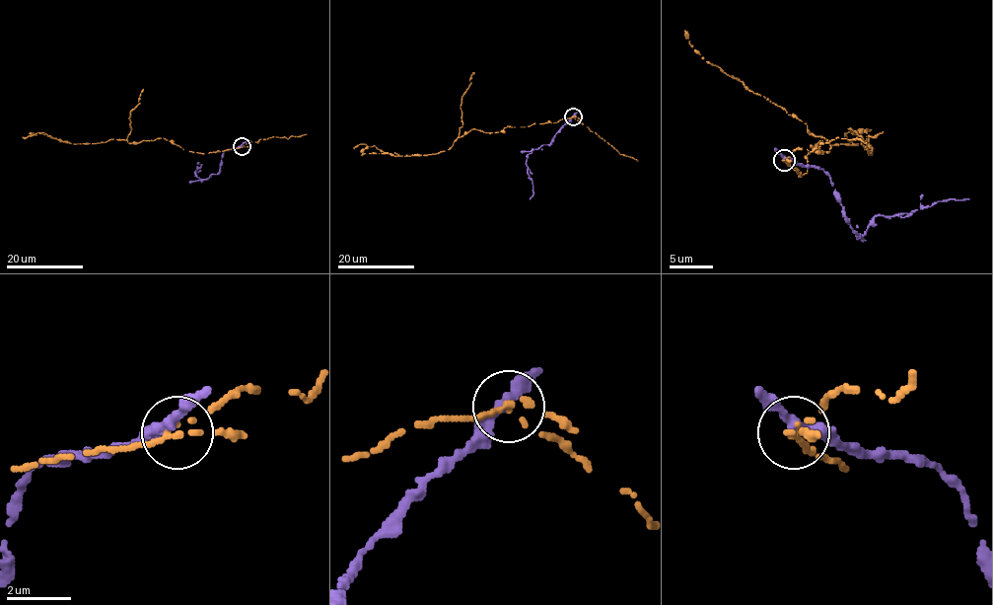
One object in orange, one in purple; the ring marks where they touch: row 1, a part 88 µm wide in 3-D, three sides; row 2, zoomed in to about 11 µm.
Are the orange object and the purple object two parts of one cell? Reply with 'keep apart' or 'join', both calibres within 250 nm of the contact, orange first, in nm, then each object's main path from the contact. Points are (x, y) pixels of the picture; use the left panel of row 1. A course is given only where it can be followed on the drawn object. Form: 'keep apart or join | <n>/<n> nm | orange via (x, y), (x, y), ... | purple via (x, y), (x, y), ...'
keep apart | 260/300 nm | orange via (242, 147), (201, 154), (183, 150), (164, 138), (138, 143), (116, 139), (69, 143), (43, 132), (23, 137) | purple via (241, 146), (226, 150), (220, 170), (207, 179), (199, 180), (194, 172), (201, 165), (198, 164)

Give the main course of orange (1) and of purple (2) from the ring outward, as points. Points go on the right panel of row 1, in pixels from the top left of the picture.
1: (784, 161), (799, 176), (820, 141), (816, 152), (857, 143), (872, 152), (851, 128), (844, 134), (855, 139)
2: (784, 158), (820, 167), (835, 189), (846, 221), (862, 234), (879, 214), (893, 217), (937, 201), (969, 199)

